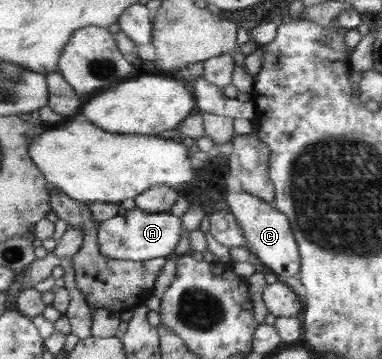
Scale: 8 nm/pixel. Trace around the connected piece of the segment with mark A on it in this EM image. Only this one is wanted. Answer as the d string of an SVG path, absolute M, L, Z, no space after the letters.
M134 207L126 210L125 216L115 215L98 224L98 244L101 255L125 261L150 261L153 258L167 258L175 256L177 247L183 233L182 220L167 213L146 213Z

